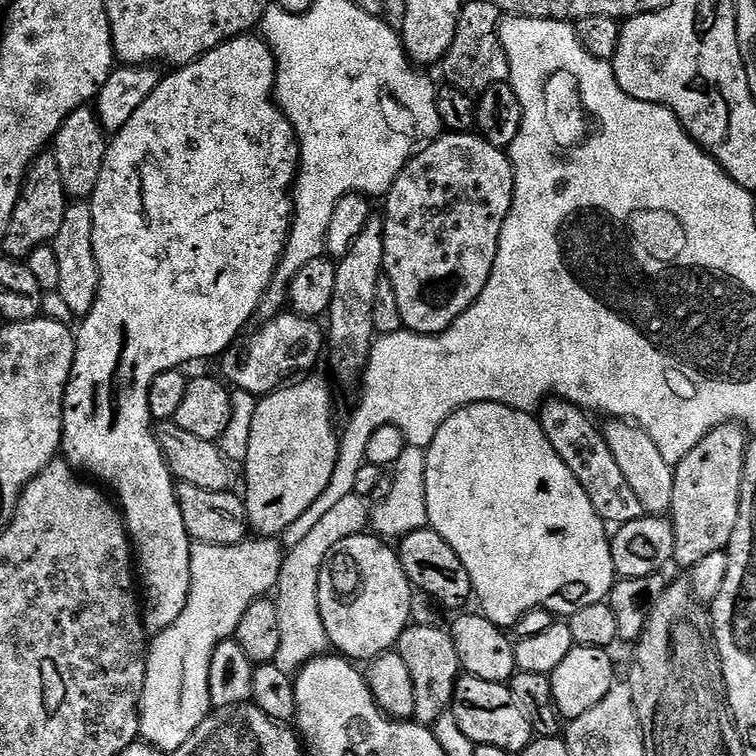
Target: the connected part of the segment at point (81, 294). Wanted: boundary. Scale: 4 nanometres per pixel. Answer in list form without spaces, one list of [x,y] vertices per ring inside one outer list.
[[[69,203],[66,218],[62,218],[62,230],[58,230],[56,239],[50,246],[54,254],[58,254],[60,270],[56,292],[61,302],[64,303],[65,310],[77,318],[88,316],[98,298],[98,286],[100,285],[98,258],[94,254],[94,218],[91,203]]]

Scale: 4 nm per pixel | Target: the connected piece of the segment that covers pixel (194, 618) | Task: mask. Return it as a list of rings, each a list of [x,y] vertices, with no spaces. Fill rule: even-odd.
[[[249,538],[234,546],[193,543],[190,554],[190,598],[186,602],[186,610],[182,610],[174,626],[153,635],[148,645],[144,697],[140,699],[140,736],[146,743],[174,754],[213,711],[210,658],[214,658],[214,650],[222,641],[235,637],[242,614],[250,610],[253,602],[267,597],[275,589],[286,555],[285,545],[280,543],[276,538]]]

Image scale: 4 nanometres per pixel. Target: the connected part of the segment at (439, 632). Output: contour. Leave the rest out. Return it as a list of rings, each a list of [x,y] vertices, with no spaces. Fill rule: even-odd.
[[[413,623],[400,635],[394,650],[400,655],[402,662],[406,662],[406,666],[410,670],[410,678],[414,682],[415,723],[425,726],[435,726],[438,718],[442,718],[449,709],[451,709],[456,681],[459,680],[462,675],[458,646],[454,644],[451,631],[449,631],[447,627],[435,628],[432,624]]]

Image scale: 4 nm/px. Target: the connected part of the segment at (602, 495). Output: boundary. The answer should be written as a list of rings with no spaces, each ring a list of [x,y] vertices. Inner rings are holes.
[[[549,398],[540,406],[538,419],[546,438],[550,438],[550,446],[554,446],[558,458],[570,466],[570,474],[582,482],[582,490],[586,490],[590,502],[594,502],[594,510],[598,510],[605,522],[619,526],[634,522],[646,514],[642,510],[642,502],[638,502],[629,480],[622,474],[617,459],[610,452],[603,431],[592,421],[595,419],[587,411],[568,400]]]

